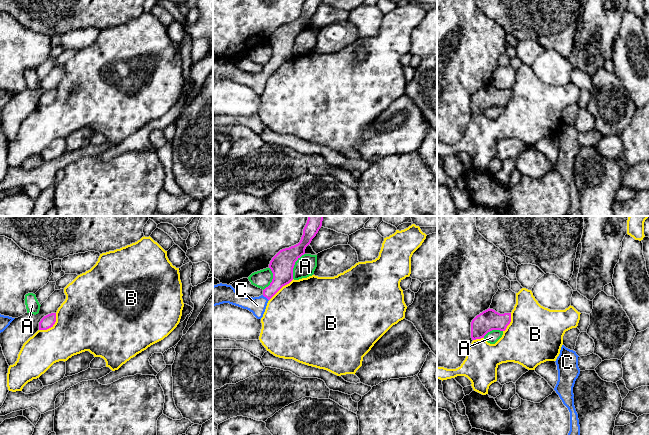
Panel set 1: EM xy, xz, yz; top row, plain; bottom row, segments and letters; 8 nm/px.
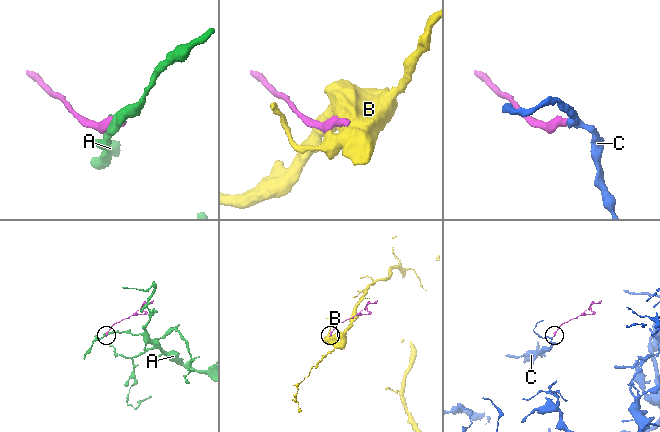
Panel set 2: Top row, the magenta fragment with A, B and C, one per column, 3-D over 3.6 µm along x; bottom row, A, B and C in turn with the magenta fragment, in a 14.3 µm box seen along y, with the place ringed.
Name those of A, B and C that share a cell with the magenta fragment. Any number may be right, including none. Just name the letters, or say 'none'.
C

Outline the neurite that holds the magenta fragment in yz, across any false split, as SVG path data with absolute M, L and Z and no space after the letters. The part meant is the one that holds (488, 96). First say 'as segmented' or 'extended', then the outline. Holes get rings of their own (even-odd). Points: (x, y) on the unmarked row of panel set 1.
as segmented | M489 84L472 96L471 114L472 116L484 114L492 106L505 107L510 98L511 89L500 90Z

